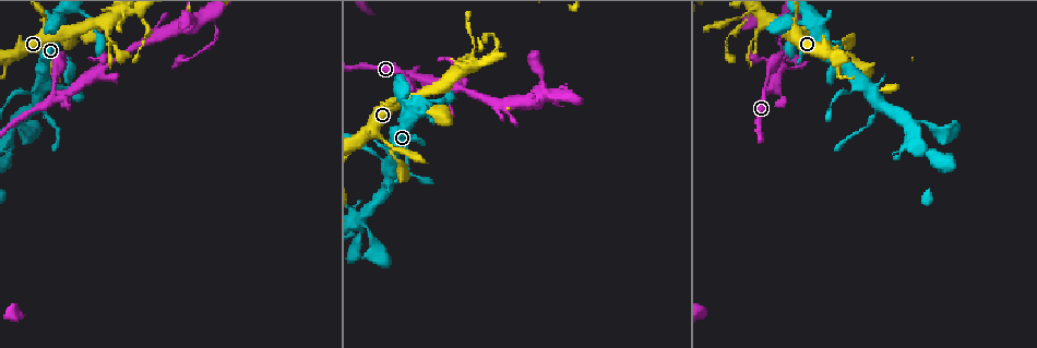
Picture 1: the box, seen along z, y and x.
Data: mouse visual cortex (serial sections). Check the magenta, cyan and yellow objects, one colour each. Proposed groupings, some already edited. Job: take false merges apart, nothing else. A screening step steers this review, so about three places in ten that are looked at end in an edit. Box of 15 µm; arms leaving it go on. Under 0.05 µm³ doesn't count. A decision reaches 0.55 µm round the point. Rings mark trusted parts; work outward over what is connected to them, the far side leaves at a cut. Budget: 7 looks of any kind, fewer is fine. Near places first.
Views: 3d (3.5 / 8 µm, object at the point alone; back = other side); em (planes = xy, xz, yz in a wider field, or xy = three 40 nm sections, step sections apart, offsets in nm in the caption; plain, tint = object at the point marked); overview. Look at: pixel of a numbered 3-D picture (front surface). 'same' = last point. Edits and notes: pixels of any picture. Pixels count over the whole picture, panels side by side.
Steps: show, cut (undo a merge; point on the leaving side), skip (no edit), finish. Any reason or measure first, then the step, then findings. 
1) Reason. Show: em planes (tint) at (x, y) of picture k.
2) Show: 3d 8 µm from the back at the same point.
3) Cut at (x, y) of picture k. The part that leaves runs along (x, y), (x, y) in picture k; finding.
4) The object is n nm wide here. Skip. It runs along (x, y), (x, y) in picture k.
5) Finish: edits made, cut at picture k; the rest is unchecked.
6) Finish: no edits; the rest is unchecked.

A fork. Show: 3d 3.5 µm at (878, 102) of picture 1.

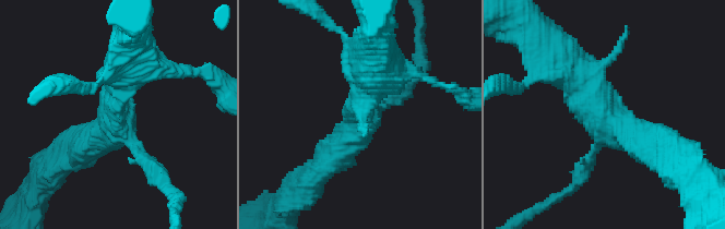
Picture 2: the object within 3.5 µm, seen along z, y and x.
3 arms meet here; the arms are 150, 450, 450 nm wide; now the EM. Show: em planes (tint) at (608, 123) of picture 2.

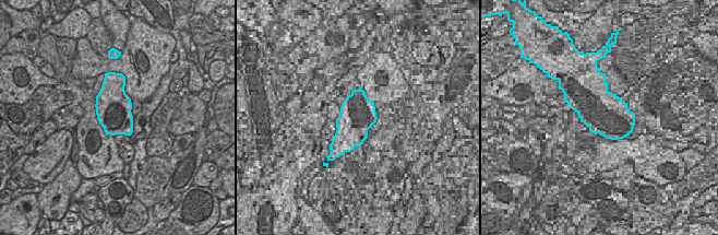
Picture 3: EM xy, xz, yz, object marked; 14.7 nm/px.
Skip. It runs along (565, 68), (611, 124), (660, 148) in picture 2; all the same cell.

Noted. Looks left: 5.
Two arms at a narrow angle. Show: 3d 8 µm at (97, 73) of picture 1.

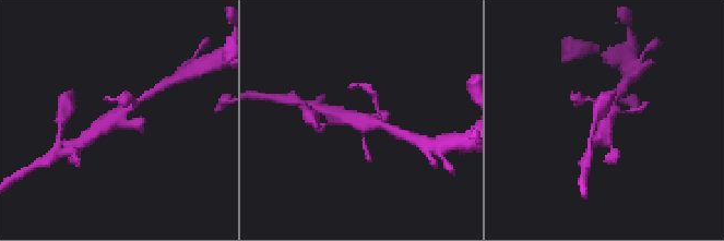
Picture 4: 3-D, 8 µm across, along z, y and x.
Need the tissue. Show: em xy step 3 (tint) at (363, 121) of picture 4.

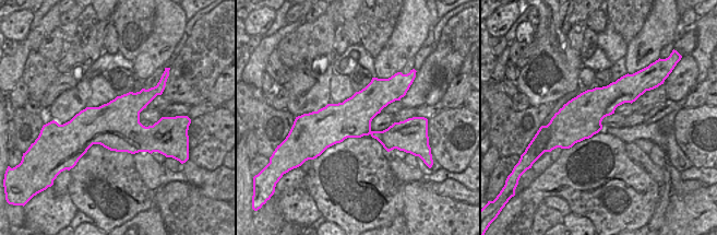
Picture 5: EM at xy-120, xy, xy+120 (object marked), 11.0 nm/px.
Skip. It runs along (91, 135), (97, 128), (142, 98) in picture 4; continuous, no second cell.

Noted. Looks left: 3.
Thick turns thin. Show: 3d 3.5 µm at (744, 19) of picture 1.

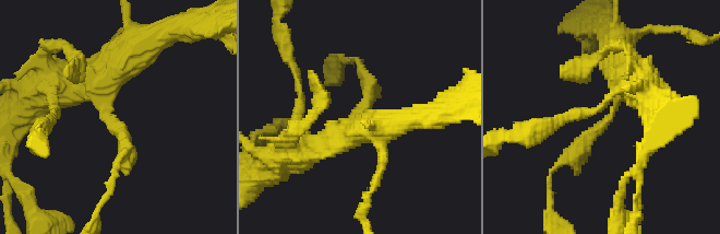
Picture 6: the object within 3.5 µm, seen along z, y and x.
The arms are 200, 350 nm wide; need the tissue. Show: em planes (plain) at (609, 114) of picture 6.

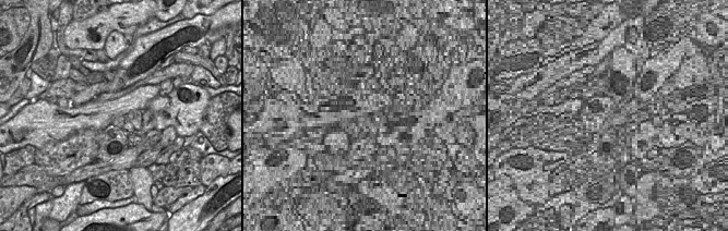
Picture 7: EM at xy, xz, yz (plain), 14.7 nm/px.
Where the object lies. Show: em planes (tint) at the same point.

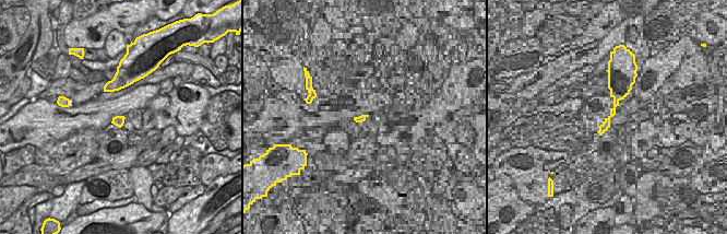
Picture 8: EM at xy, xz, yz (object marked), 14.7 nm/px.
Skip. It runs along (639, 85), (559, 163) in picture 6; continuous, no second cell.

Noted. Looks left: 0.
Finish: no edits; the rest is unchecked.

